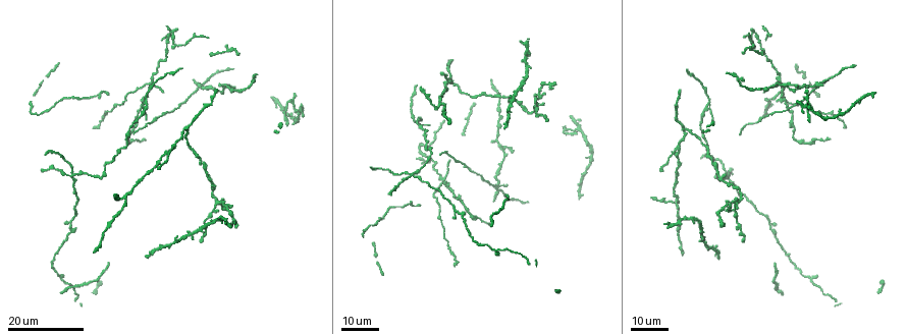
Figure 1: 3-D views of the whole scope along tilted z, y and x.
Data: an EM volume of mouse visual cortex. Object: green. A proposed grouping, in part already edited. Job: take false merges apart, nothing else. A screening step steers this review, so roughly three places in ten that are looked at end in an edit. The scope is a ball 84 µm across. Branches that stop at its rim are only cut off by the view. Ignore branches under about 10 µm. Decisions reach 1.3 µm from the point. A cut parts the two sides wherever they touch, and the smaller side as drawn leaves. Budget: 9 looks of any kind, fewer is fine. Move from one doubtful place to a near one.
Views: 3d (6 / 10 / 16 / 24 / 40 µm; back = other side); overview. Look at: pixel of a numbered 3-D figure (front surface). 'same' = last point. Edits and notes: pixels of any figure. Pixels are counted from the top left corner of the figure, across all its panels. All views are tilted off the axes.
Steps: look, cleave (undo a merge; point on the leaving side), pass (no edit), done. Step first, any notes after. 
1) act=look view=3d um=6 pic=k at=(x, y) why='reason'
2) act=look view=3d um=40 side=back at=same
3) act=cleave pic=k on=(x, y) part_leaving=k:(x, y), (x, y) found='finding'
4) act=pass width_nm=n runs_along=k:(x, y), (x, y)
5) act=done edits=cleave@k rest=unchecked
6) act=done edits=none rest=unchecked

act=look view=3d um=24 pic=1 at=(200, 84) why='four or more arms meet'

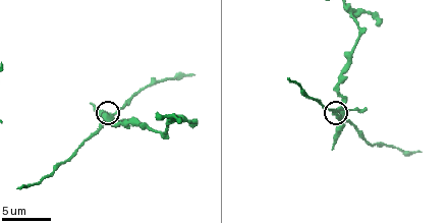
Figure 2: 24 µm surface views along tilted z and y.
act=look view=3d um=6 pic=2 at=(111, 113) why='zoom in'

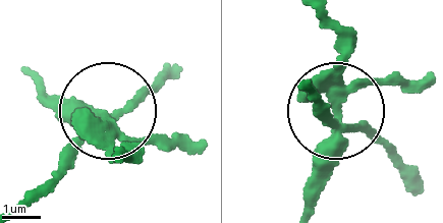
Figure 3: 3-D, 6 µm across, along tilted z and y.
act=cleave pic=3 on=(71, 163) width_nm=240 found='a second neuron is stuck on'

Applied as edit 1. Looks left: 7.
act=look view=overview why='redraw'

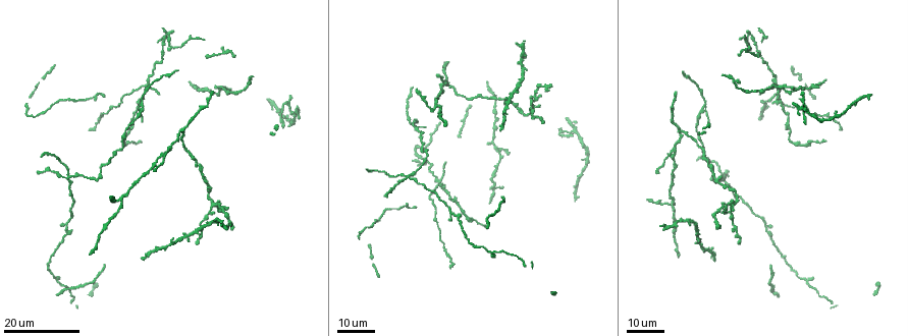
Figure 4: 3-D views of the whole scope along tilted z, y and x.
act=look view=3d um=24 pic=4 at=(145, 84)

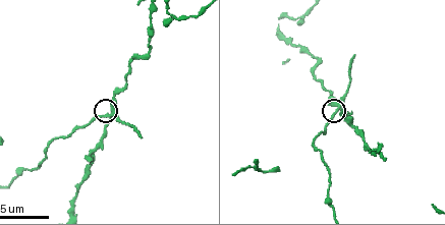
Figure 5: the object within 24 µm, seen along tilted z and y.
act=look view=3d um=6 pic=5 at=(110, 112)

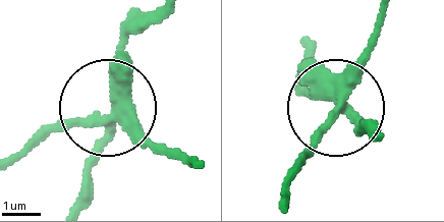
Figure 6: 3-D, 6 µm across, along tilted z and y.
act=cleave pic=6 on=(66, 120) arms=4 found='a second neuron is stuck on'

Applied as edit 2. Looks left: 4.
act=look view=3d um=16 pic=4 at=(67, 179) why='four arms meet'

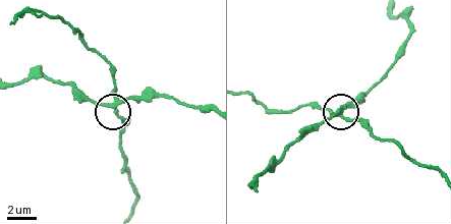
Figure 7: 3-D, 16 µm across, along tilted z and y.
act=look view=3d um=10 pic=7 at=(114, 106)

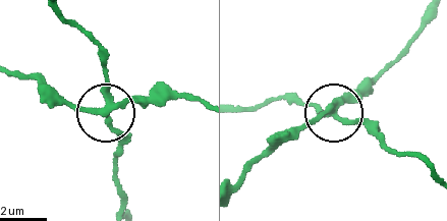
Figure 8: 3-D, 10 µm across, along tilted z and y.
act=cleave pic=8 on=(122, 131) side_arm_um=48 part_leaving=8:(109, 106), (117, 140), (120, 210) found='a second neuron is stuck on'

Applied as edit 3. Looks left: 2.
act=done edits=cleave@3,cleave@6,cleave@8 rest=unchecked

